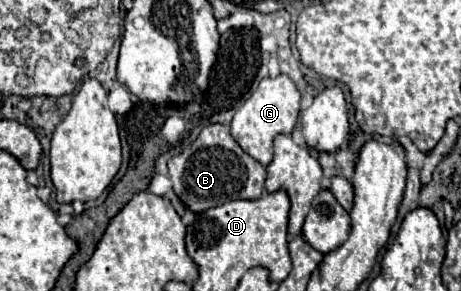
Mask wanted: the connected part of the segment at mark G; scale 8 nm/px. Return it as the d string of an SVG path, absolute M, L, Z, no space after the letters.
M278 75L274 79L266 77L260 81L258 88L244 101L244 105L236 111L230 129L236 143L258 163L264 167L272 161L272 141L276 135L290 135L300 113L300 93L296 85L286 75Z

